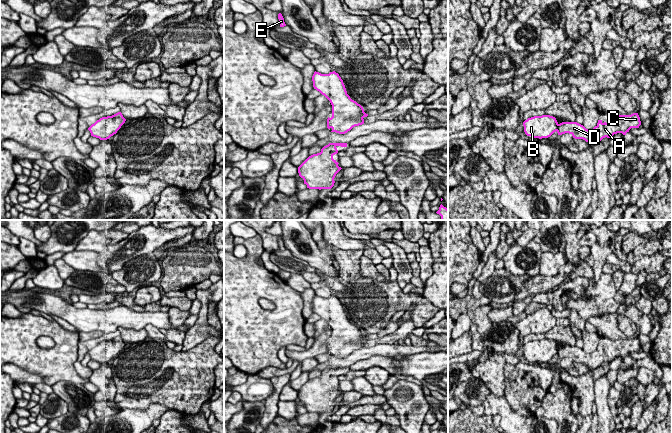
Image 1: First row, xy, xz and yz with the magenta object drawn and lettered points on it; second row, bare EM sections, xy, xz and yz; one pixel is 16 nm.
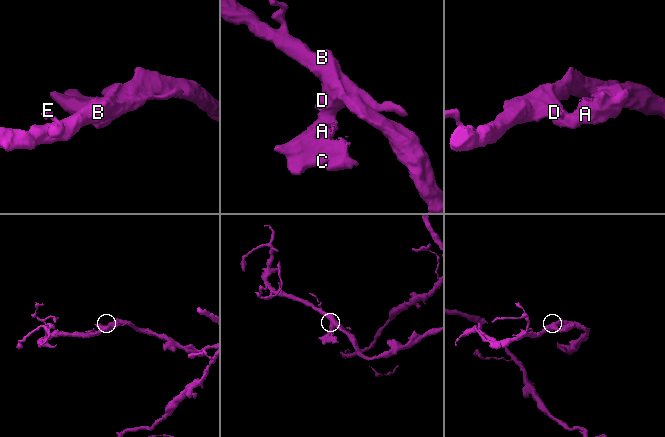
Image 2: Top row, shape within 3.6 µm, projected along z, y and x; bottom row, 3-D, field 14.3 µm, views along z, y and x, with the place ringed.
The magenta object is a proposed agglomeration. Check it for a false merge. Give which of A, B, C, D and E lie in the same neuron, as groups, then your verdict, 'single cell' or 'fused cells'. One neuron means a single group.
A B C D E | single cell

